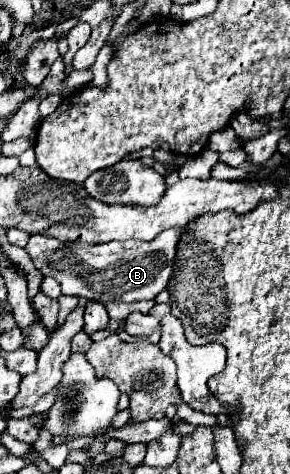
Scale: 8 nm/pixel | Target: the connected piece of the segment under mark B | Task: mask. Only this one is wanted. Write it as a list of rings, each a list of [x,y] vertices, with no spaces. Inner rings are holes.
[[[179,230],[161,232],[155,240],[125,240],[107,244],[89,242],[61,242],[51,236],[33,234],[25,246],[27,254],[33,258],[35,268],[43,276],[51,276],[61,284],[61,294],[79,296],[97,302],[135,302],[153,300],[165,286],[173,270],[175,252],[179,242]],[[95,284],[97,288],[93,288]]]

